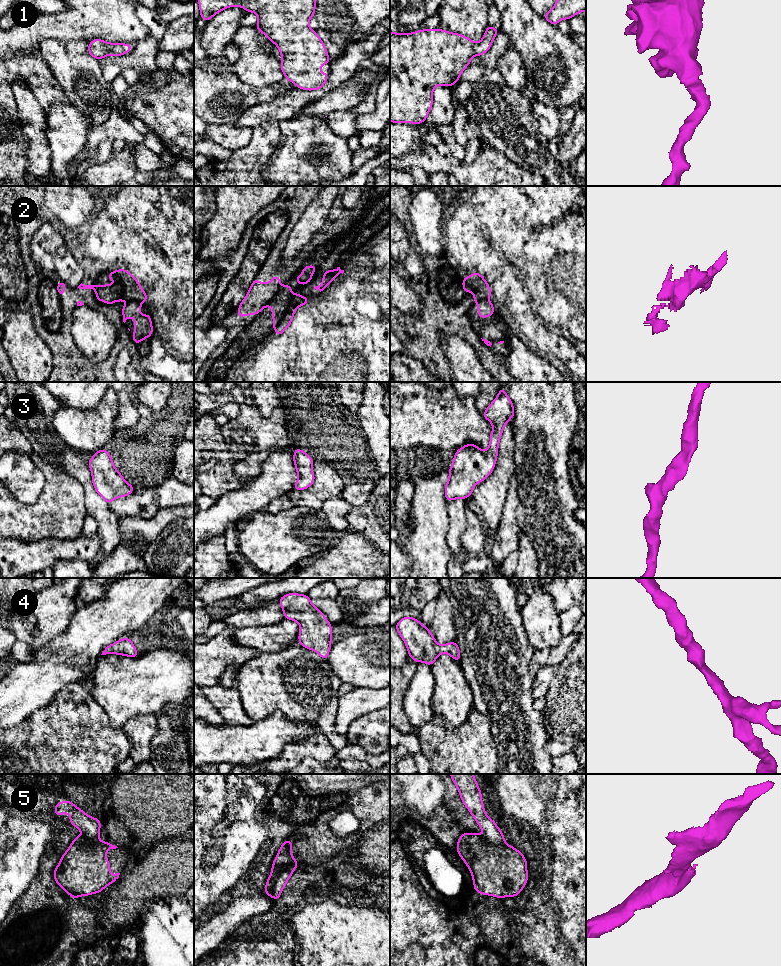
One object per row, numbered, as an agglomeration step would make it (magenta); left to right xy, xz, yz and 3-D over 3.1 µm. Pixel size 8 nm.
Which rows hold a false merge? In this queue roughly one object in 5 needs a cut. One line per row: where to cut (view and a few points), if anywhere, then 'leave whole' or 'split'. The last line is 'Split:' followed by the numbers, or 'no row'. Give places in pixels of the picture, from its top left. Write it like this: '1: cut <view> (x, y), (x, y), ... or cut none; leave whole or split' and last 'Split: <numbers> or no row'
1: cut none; leave whole
2: cut xz (323, 276), (331, 274), (334, 278); split
3: cut none; leave whole
4: cut none; leave whole
5: cut xz (291, 866), (279, 874), (273, 886), (271, 896); split
Split: 2, 5

